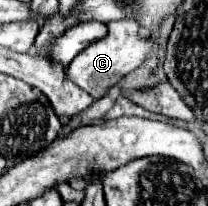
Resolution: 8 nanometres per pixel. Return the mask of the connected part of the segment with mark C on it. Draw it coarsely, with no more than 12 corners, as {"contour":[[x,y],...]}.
{"contour":[[133,18],[107,22],[67,66],[67,80],[103,98],[151,50]]}

